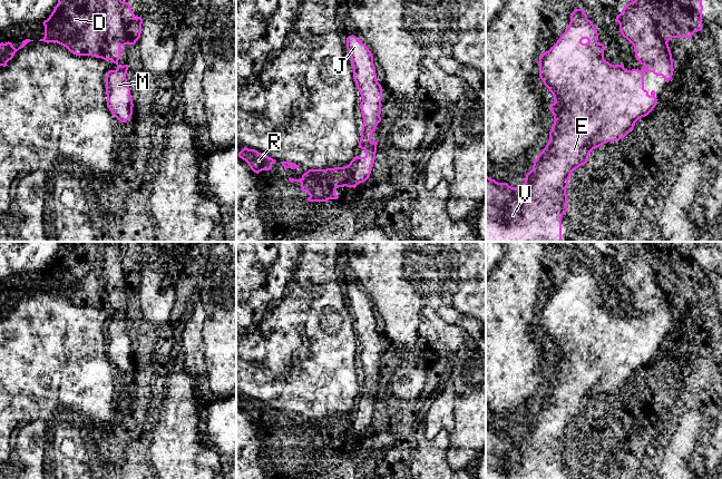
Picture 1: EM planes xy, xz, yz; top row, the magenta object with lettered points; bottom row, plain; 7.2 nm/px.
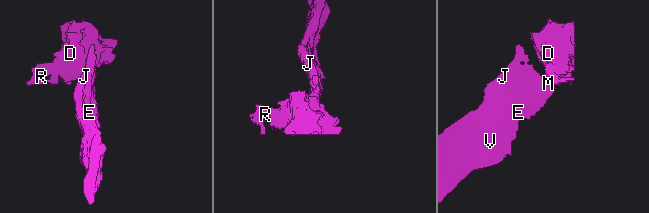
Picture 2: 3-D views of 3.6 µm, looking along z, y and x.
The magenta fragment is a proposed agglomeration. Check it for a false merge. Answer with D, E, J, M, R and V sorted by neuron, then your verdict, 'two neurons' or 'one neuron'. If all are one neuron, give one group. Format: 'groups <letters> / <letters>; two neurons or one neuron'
groups D E J M R V; one neuron

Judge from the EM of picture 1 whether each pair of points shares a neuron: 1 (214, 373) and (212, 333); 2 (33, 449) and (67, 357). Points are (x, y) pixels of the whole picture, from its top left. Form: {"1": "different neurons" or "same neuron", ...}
{"1": "same neuron", "2": "same neuron"}

